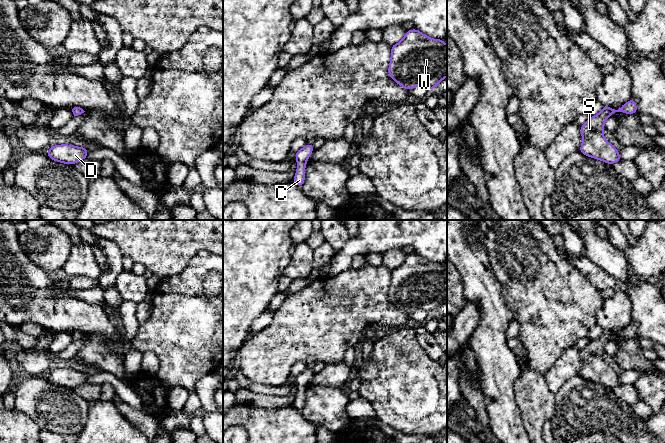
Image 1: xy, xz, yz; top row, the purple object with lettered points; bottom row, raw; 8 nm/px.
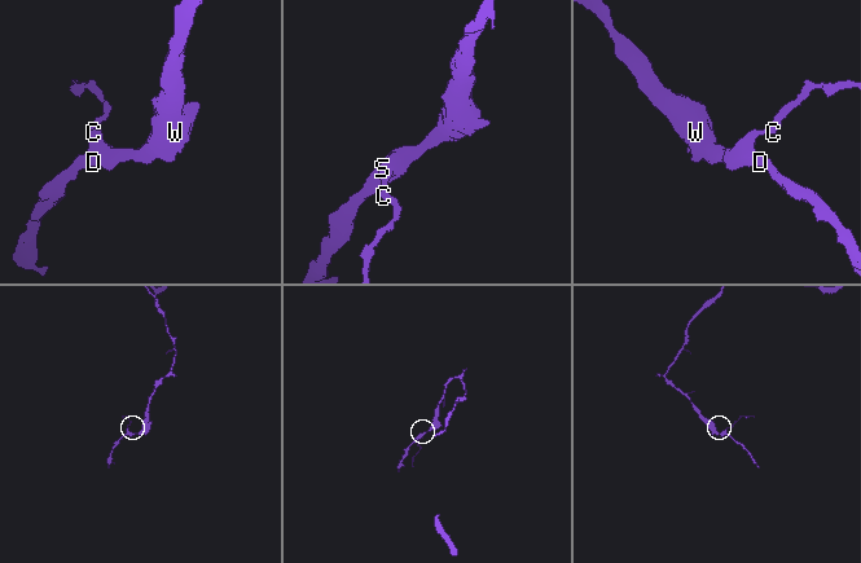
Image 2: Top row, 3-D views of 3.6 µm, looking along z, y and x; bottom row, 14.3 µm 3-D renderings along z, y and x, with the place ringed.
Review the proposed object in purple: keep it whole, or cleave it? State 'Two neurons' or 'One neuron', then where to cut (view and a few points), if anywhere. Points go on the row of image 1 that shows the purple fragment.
One neuron. No split

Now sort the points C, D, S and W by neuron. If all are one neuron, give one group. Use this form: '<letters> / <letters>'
C D S W

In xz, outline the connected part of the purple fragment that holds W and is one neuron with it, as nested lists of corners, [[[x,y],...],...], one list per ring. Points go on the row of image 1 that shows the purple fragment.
[[[416,28],[407,30],[403,39],[391,46],[388,75],[408,91],[419,85],[434,90],[447,77],[447,44],[442,39],[428,37]]]

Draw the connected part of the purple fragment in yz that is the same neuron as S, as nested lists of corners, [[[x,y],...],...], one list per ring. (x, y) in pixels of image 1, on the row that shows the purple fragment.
[[[631,98],[618,110],[604,106],[601,112],[591,116],[581,125],[582,145],[578,151],[585,156],[601,160],[610,165],[621,161],[619,150],[603,136],[605,120],[615,112],[622,112],[628,115],[638,113],[636,101]]]

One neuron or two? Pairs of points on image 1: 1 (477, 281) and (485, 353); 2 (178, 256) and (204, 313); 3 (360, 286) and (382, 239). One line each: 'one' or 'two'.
1: one
2: two
3: two

